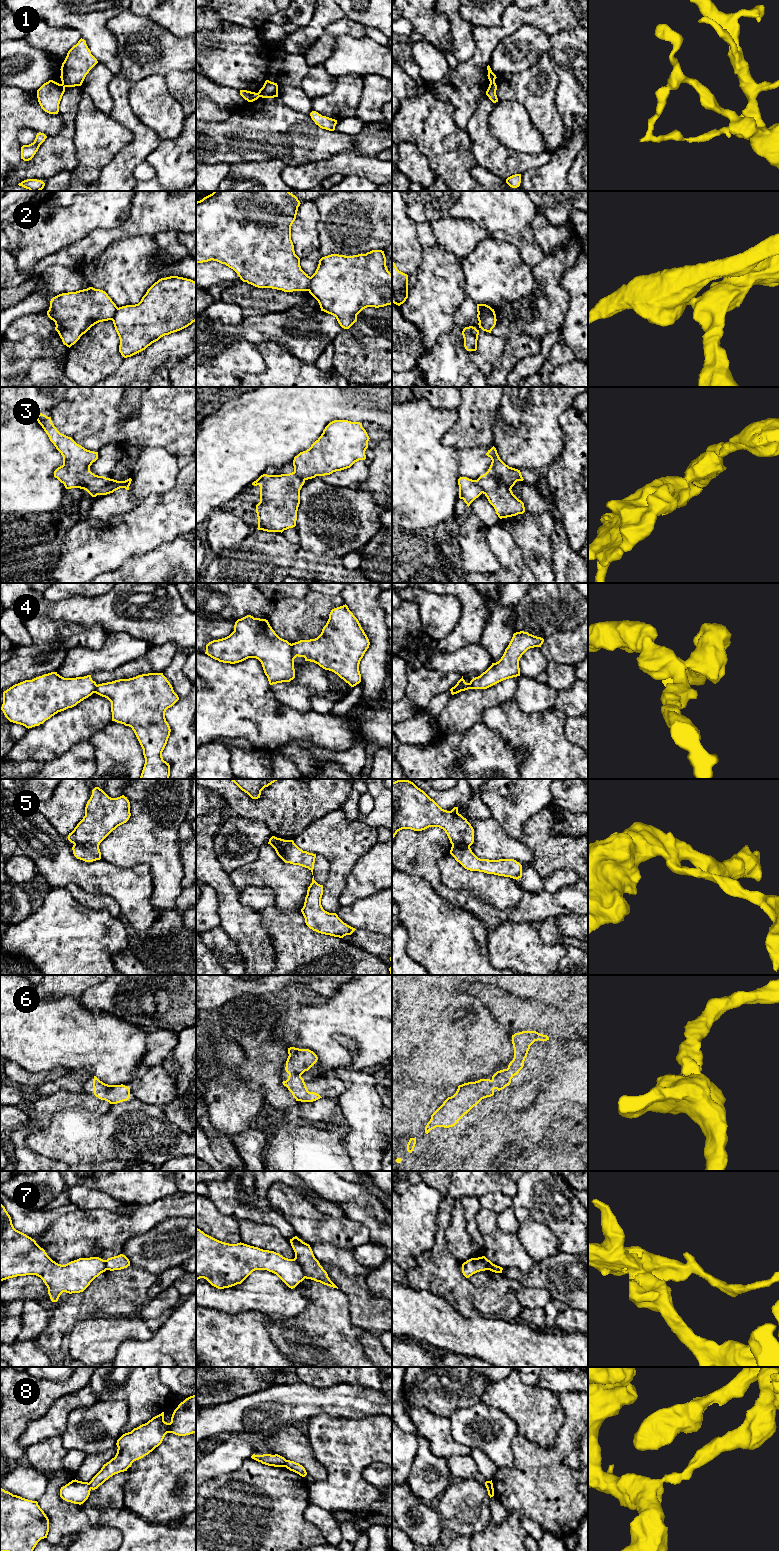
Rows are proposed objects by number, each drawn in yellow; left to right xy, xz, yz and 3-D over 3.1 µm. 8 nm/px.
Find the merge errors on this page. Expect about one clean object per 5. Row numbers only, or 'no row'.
1, 2, 3, 4, 5, 7, 8

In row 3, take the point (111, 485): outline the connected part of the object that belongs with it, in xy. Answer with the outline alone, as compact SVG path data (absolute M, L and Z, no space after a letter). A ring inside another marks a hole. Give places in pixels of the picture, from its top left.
M106 478L105 485L100 489L99 495L107 495L113 493L114 491L120 488L125 488L126 490L129 490L131 481L132 481L131 478L125 481L117 481L114 479Z

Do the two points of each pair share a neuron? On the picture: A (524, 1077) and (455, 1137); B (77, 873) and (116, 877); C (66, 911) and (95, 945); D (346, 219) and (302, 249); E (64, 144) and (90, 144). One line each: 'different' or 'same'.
A: different
B: same
C: same
D: different
E: different

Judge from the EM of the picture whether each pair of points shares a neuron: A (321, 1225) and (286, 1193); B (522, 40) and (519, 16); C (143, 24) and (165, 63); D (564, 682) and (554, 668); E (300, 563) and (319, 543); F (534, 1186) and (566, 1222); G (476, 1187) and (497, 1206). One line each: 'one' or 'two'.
A: one
B: two
C: one
D: one
E: two
F: one
G: two

